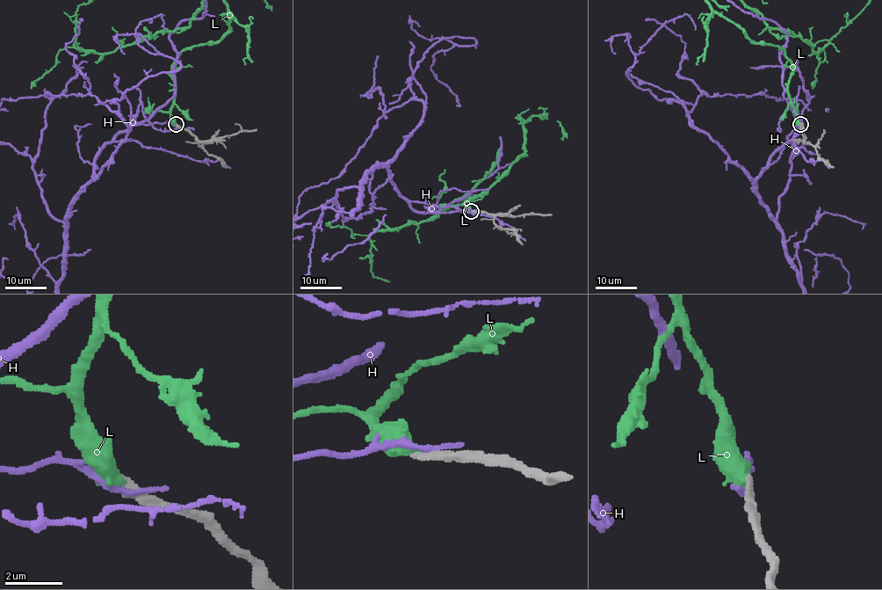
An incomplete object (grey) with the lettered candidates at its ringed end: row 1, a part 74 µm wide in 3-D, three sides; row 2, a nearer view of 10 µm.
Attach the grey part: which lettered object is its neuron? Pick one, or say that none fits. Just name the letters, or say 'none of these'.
L

